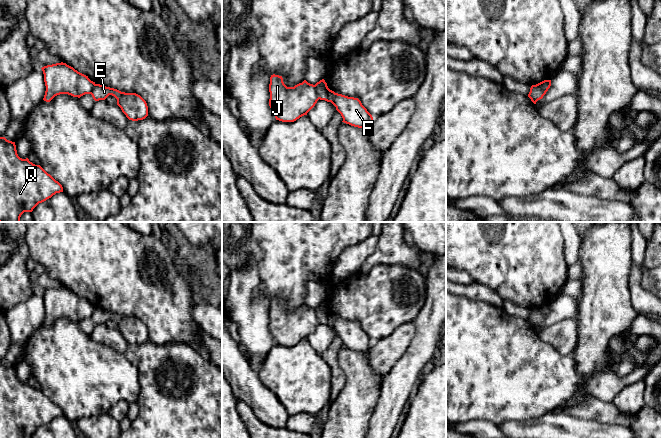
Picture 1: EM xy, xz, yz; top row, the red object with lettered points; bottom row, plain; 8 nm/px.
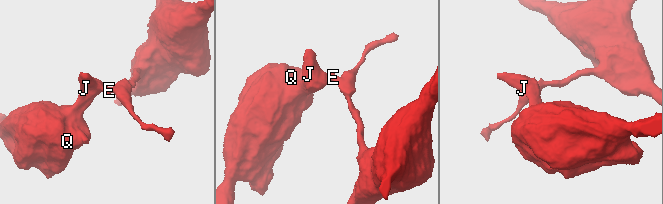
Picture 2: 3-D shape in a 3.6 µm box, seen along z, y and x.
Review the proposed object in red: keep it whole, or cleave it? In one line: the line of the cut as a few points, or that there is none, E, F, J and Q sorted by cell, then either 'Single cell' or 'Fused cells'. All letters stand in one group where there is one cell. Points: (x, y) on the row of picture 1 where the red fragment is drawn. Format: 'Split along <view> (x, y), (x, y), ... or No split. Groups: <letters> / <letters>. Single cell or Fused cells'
Split along xz (314, 85), (319, 98). Groups: E F / J Q. Fused cells

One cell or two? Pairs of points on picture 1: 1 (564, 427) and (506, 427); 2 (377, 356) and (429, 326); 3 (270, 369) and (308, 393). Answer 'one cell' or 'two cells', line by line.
1: one cell
2: two cells
3: one cell

